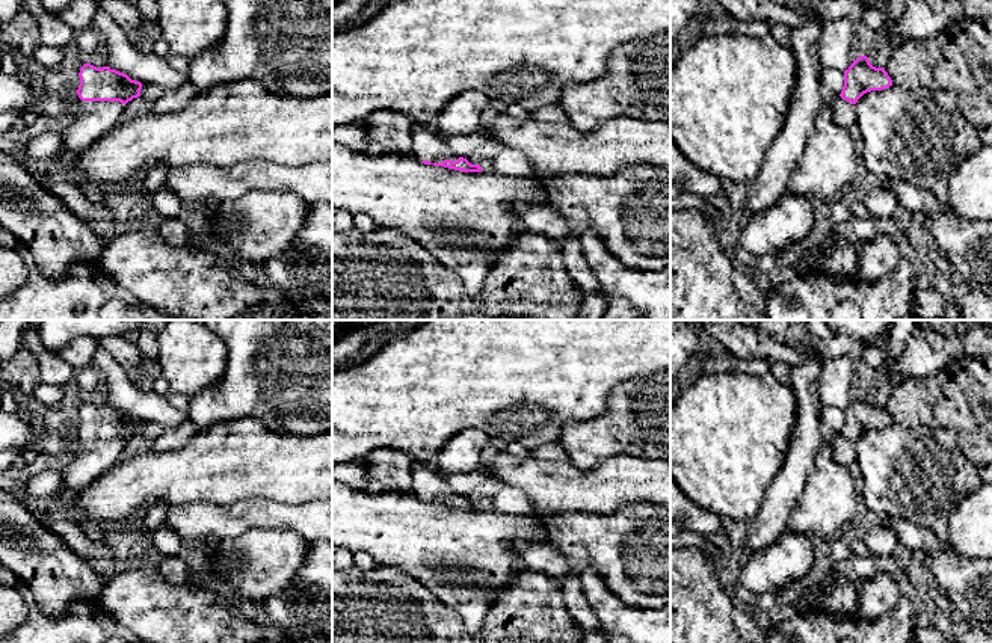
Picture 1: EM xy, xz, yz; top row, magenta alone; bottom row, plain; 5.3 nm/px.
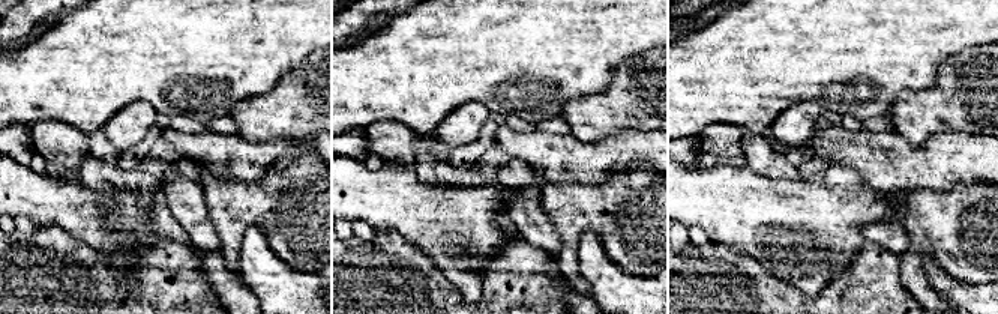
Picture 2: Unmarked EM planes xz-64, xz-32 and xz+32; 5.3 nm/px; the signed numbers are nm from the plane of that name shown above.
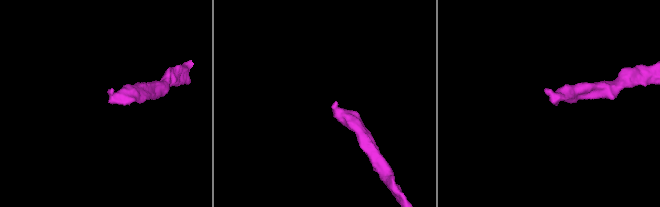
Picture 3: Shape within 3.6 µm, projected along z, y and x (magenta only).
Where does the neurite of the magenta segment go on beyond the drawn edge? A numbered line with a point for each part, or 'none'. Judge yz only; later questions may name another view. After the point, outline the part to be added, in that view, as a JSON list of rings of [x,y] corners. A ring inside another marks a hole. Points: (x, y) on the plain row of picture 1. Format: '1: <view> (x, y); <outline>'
1: yz (843, 450); [[[841,435],[830,444],[830,450],[835,462],[843,466],[849,468],[853,462],[856,462],[856,442],[852,442]]]

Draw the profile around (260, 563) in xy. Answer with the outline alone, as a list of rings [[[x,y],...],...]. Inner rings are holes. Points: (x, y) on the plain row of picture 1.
[[[251,528],[242,536],[214,542],[208,558],[210,574],[220,577],[233,592],[233,599],[243,605],[263,602],[285,590],[303,566],[310,542],[296,531]]]

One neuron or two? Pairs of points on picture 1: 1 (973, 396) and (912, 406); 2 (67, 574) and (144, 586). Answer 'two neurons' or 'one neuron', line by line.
1: one neuron
2: two neurons

